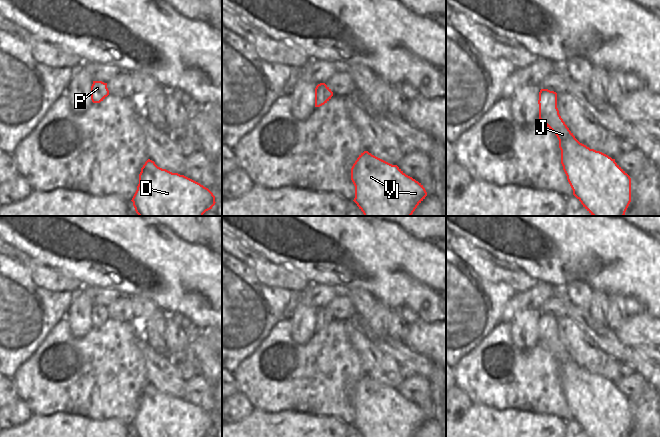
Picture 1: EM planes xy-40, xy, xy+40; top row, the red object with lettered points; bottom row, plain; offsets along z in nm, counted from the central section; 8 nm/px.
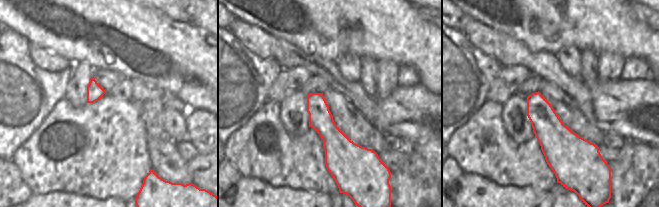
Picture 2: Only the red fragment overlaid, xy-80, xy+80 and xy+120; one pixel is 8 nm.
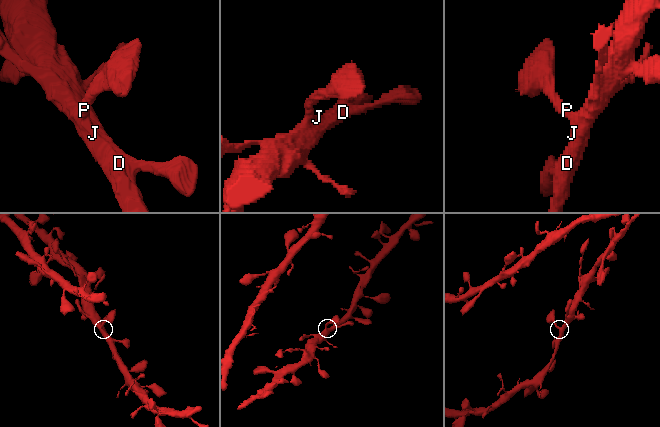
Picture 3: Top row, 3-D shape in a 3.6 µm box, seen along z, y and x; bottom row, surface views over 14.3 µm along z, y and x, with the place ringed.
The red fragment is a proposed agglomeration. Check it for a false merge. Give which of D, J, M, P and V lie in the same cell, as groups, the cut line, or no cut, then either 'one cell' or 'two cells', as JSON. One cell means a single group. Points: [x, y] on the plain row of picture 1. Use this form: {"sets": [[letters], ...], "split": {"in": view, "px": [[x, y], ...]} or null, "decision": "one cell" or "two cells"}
{"sets": [["D", "J", "M", "P", "V"]], "split": null, "decision": "one cell"}

